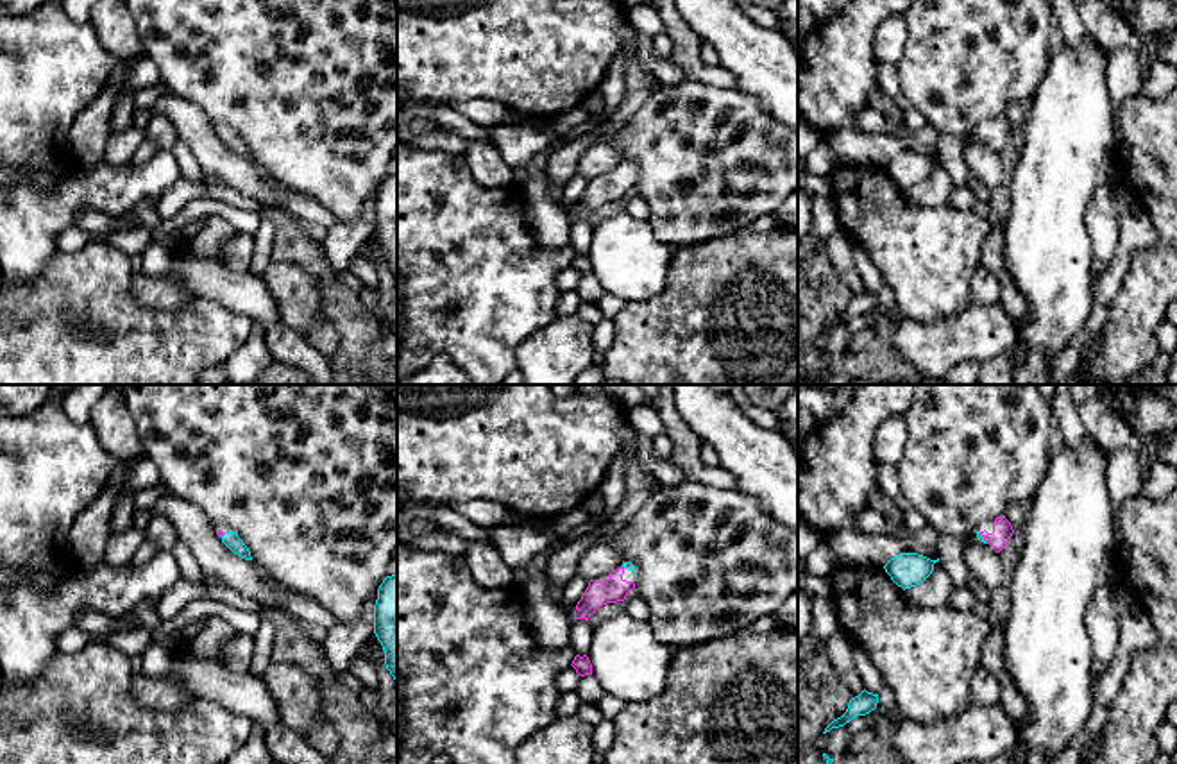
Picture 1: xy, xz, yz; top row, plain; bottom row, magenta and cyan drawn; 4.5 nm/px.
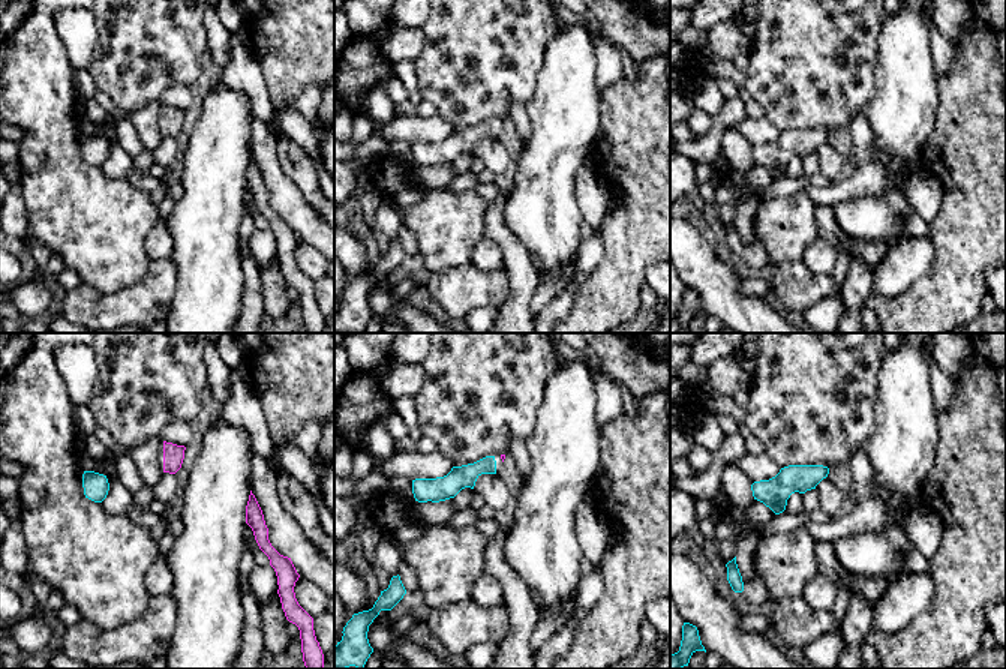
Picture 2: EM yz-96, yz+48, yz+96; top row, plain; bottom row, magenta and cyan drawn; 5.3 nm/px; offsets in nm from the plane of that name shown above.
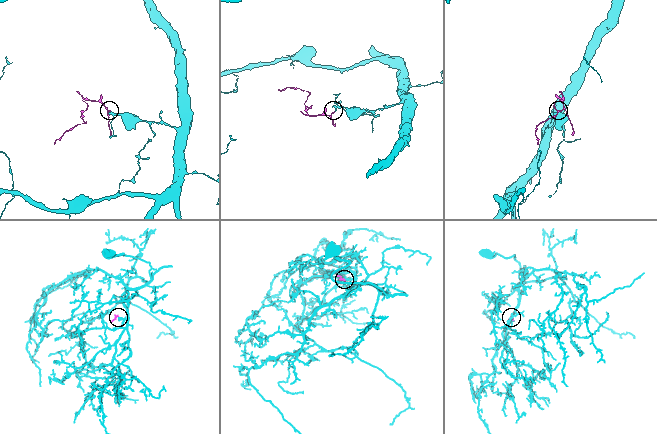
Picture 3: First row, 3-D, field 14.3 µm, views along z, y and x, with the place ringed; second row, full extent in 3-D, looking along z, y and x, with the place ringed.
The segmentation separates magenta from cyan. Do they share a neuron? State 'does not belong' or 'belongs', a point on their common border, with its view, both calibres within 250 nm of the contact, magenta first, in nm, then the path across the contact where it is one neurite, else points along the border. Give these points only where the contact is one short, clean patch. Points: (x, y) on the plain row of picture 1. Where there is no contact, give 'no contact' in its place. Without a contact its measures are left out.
belongs; contact yz (982, 135); calibres 90 and 20 nm; way yz (1002, 129), (997, 135), (982, 135), (979, 135)

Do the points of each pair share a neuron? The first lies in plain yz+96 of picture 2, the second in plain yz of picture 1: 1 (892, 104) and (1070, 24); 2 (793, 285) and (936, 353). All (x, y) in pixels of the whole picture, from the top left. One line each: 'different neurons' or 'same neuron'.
1: different neurons
2: same neuron

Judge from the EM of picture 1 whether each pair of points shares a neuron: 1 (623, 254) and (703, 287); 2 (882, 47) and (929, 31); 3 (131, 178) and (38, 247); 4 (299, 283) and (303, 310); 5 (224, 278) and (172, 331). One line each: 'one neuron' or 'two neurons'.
1: two neurons
2: two neurons
3: one neuron
4: one neuron
5: two neurons

